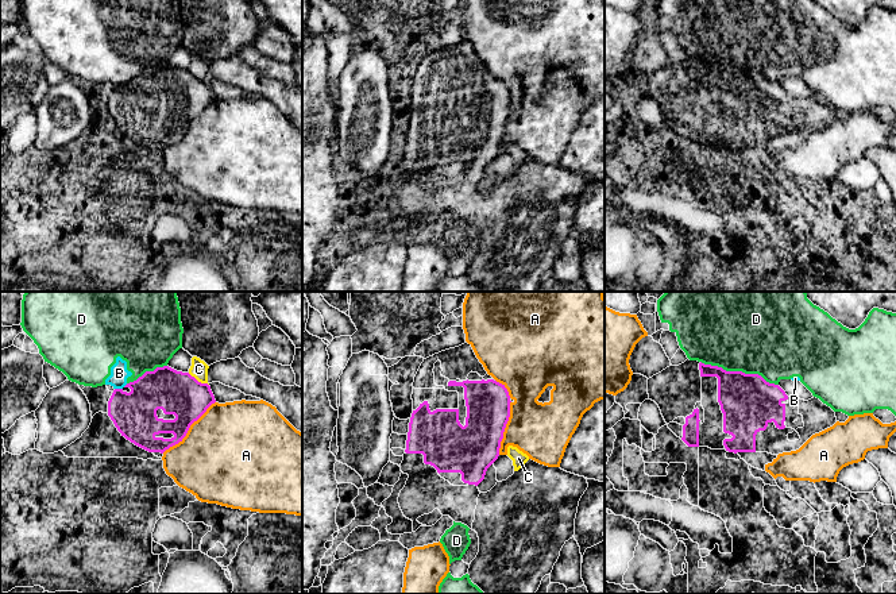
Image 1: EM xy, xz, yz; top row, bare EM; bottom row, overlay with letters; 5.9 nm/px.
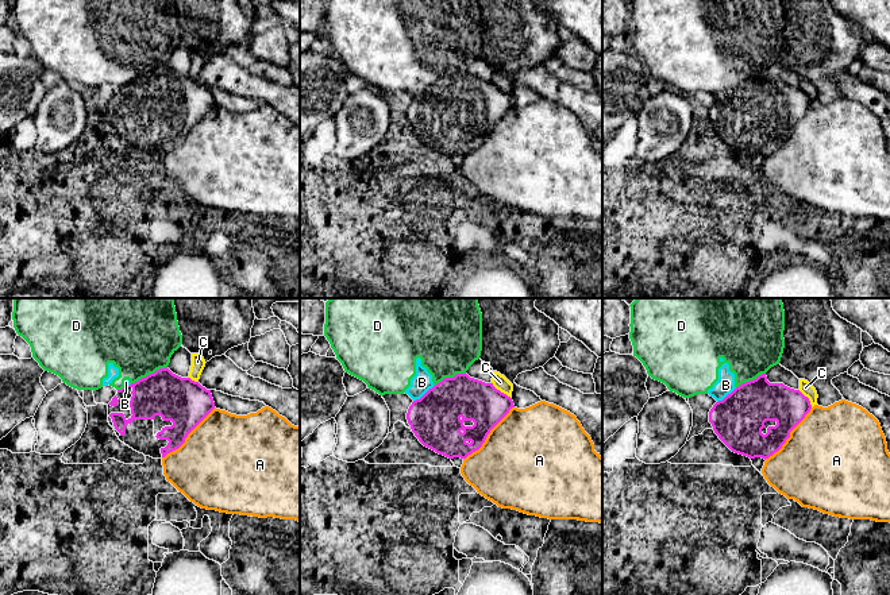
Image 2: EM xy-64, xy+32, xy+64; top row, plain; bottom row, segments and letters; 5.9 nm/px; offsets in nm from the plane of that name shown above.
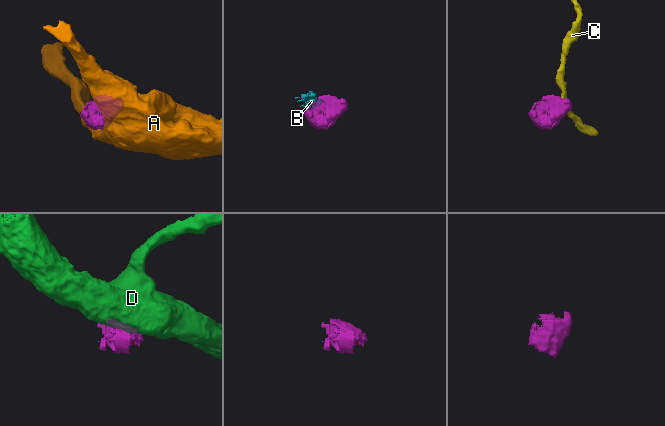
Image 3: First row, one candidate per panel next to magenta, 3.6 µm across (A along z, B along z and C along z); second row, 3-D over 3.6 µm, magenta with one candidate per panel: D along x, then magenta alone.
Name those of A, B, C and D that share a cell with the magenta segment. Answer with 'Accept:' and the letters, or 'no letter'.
Accept: no letter

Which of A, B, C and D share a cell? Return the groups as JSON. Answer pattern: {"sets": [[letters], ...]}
{"sets": [["A"], ["B", "D"], ["C"]]}

